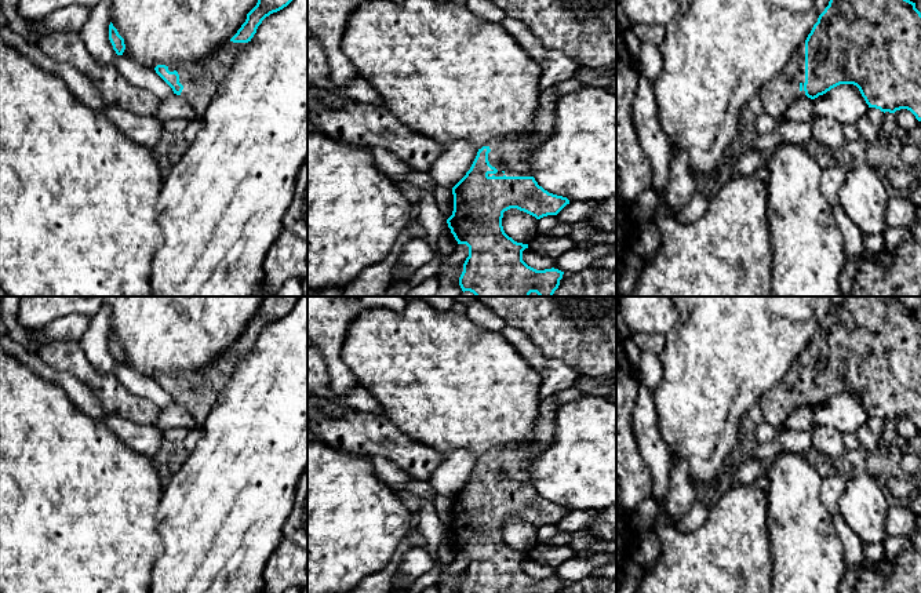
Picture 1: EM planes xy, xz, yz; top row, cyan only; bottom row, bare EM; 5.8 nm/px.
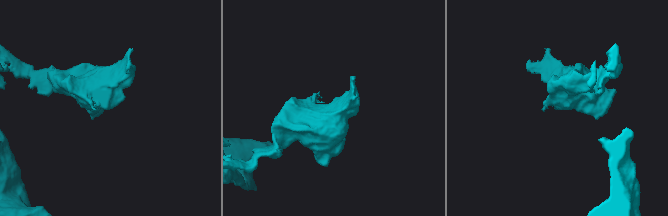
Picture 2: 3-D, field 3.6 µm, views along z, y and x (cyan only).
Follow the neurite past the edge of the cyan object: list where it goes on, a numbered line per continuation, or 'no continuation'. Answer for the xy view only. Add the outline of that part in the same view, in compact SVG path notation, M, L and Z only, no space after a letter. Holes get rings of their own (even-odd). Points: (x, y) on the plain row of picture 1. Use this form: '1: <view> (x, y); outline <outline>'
1: xy (200, 389); outline M227 349L216 361L200 371L168 375L170 381L178 381L179 392L183 394L181 405L190 412L197 428L205 422L219 393L229 383L236 365L245 354L247 352Z

